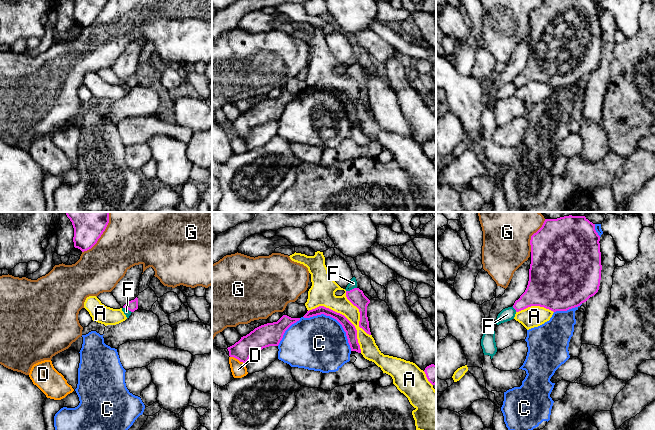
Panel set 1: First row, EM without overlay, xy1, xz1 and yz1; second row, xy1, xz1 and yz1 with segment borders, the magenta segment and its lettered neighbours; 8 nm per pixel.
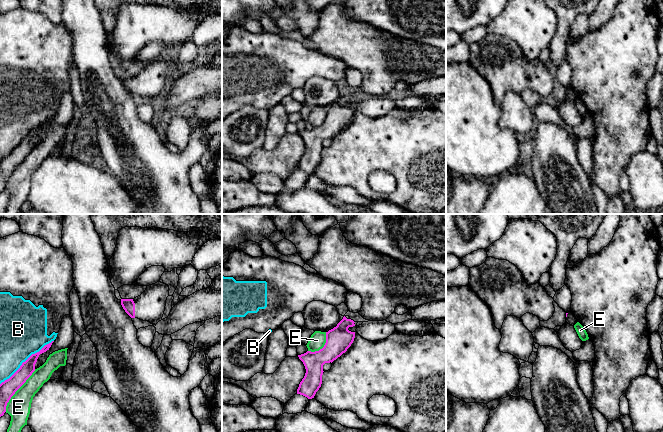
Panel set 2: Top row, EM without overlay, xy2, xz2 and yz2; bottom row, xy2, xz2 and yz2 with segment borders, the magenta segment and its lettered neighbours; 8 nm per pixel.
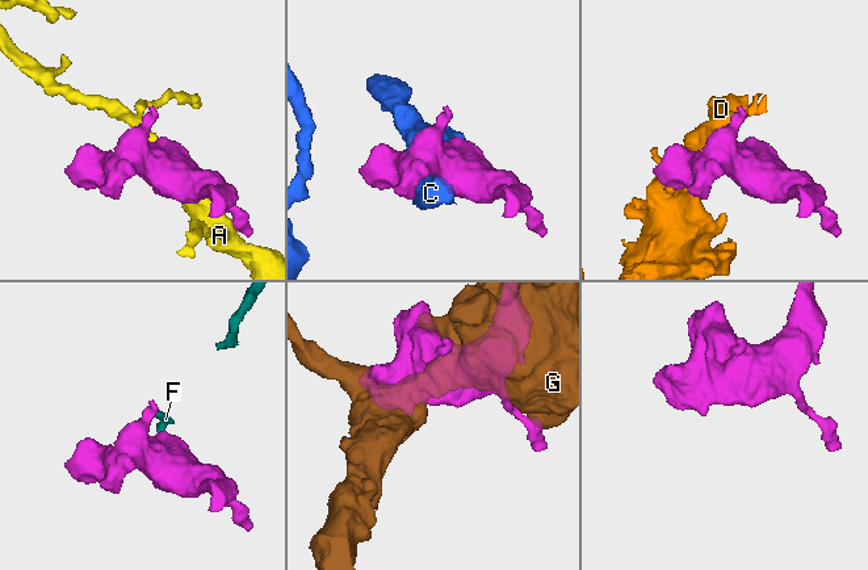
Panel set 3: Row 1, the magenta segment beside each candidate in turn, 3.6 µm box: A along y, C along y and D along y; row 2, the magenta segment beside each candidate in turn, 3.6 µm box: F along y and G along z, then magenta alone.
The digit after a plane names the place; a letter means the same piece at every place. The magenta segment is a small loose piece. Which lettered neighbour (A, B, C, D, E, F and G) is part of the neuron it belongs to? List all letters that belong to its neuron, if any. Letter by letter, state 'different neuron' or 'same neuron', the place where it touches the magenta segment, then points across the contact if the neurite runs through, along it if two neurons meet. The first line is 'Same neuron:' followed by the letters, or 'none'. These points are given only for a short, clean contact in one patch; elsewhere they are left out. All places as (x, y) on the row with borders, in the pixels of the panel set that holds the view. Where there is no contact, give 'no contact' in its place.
Same neuron: none
A: different neuron; meets magenta in xz1 at (344, 316)
B: different neuron; meets magenta in xy2 at (27, 359)
C: different neuron; meets magenta in xz1 at (335, 318)
D: different neuron; meets magenta in xz1 at (237, 358)
E: different neuron; meets magenta in xy2 at (17, 389)
F: different neuron; meets magenta in xz1 at (352, 289); border along xz1 (356, 287), (346, 291)
G: different neuron; meets magenta in xy1 at (102, 233)

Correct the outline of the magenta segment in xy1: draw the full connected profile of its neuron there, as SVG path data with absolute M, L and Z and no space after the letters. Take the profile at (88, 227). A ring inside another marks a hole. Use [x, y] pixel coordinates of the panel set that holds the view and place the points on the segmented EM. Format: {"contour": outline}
{"contour": "M66 212L74 228L74 247L82 252L91 249L109 223L109 212Z"}

